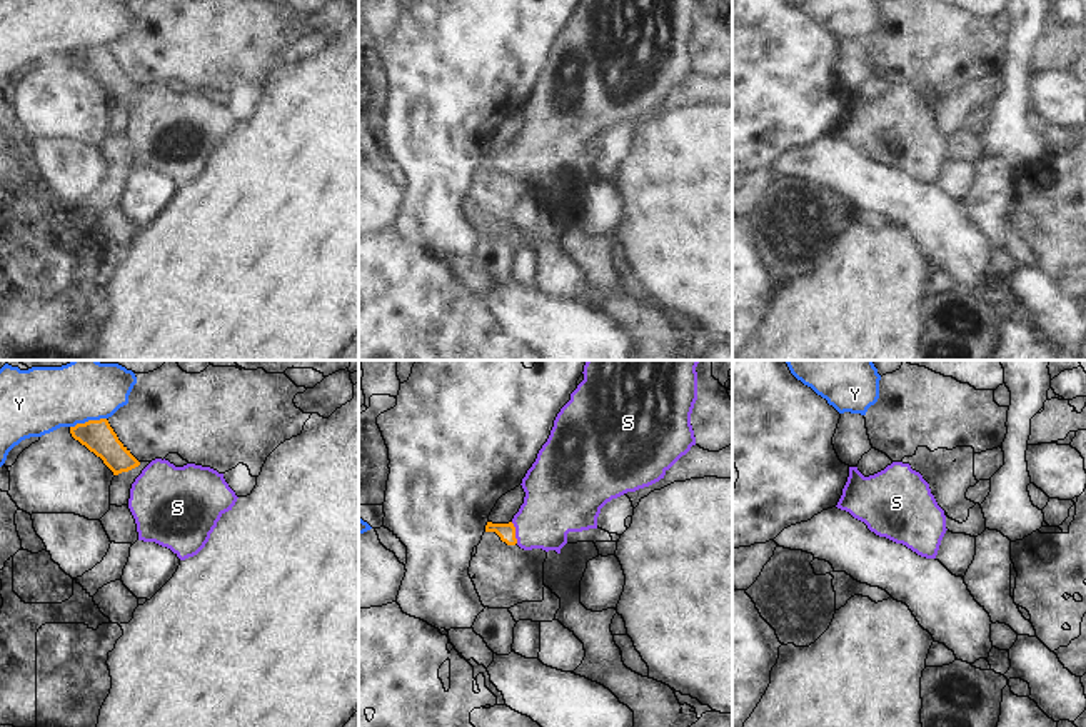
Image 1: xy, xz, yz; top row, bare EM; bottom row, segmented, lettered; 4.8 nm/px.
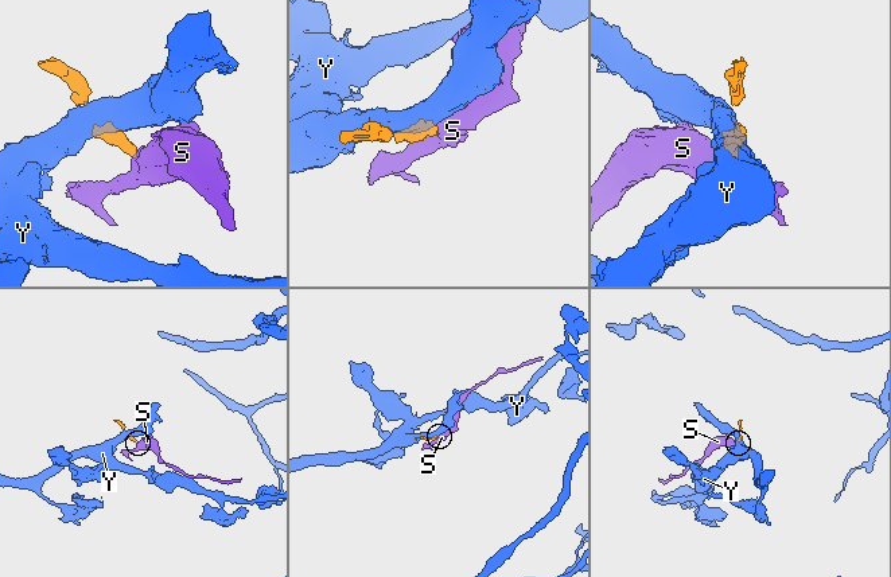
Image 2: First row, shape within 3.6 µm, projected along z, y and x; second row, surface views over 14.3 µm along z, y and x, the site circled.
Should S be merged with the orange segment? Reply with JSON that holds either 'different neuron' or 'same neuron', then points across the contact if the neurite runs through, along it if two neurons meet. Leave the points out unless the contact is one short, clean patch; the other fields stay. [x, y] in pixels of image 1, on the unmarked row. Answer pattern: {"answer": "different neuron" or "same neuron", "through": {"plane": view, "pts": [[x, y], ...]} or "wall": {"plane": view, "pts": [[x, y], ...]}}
{"answer": "same neuron", "through": {"plane": "xz", "pts": [[504, 157], [514, 159], [529, 155], [556, 129]]}}

